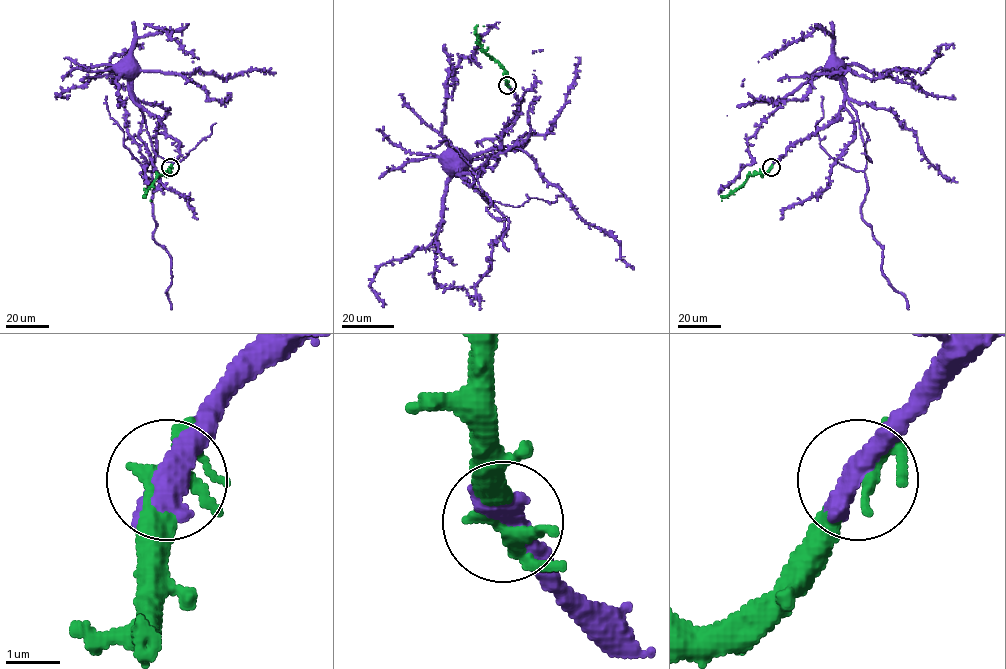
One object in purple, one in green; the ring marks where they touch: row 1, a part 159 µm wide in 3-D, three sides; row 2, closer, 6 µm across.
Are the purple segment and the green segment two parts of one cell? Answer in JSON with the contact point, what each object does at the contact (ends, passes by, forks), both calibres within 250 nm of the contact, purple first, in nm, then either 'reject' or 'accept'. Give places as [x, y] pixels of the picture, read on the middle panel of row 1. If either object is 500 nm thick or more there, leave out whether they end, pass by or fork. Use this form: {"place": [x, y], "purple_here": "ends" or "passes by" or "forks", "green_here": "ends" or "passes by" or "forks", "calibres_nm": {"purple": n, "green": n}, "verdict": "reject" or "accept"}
{"place": [507, 85], "calibres_nm": {"purple": 600, "green": 200}, "verdict": "accept"}

